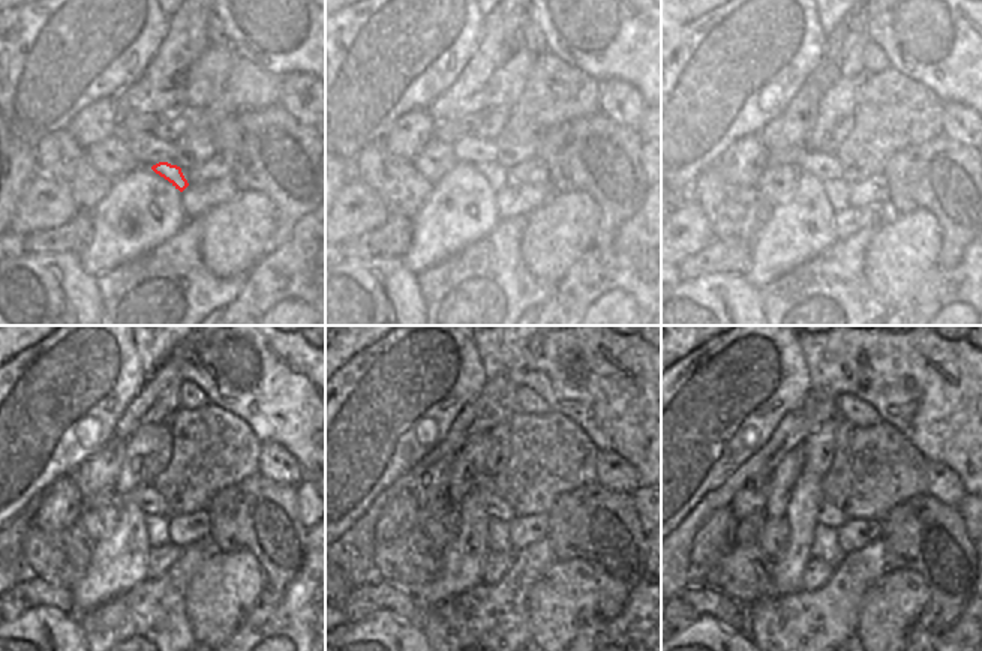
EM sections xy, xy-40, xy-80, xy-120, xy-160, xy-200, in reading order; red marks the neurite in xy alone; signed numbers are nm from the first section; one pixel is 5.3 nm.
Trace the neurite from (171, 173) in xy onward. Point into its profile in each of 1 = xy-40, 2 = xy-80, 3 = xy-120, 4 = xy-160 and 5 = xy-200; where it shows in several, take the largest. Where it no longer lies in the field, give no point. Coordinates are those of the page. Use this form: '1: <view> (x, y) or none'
1: xy-40 (496, 173)
2: xy-80 (822, 164)
3: xy-120 (147, 498)
4: xy-160 (493, 506)
5: xy-200 (829, 515)

